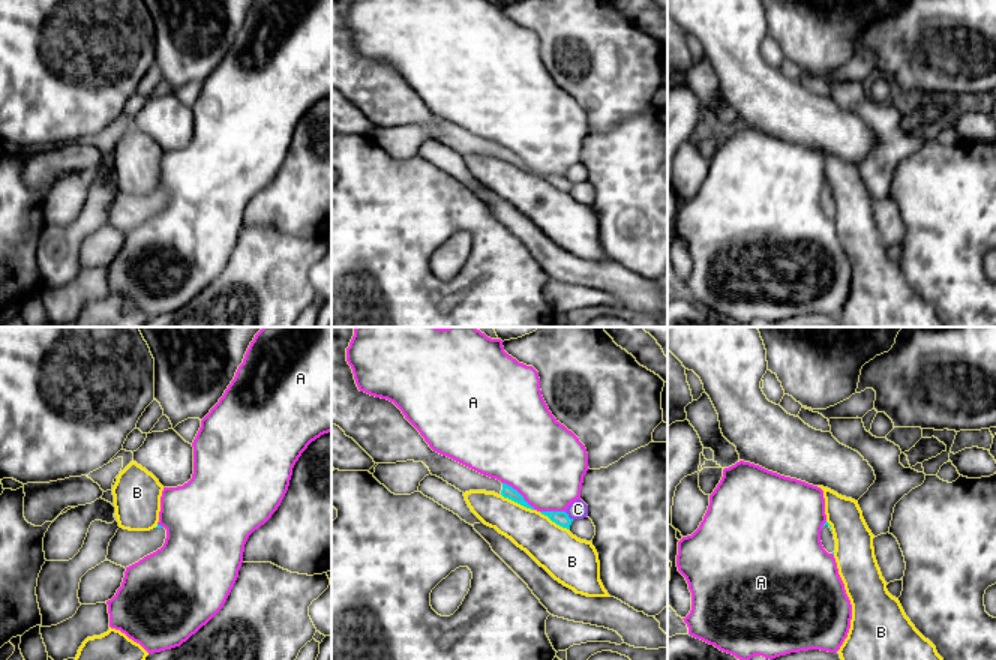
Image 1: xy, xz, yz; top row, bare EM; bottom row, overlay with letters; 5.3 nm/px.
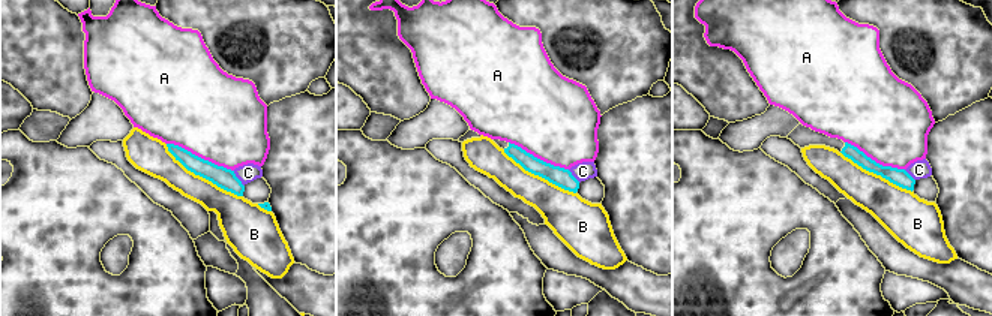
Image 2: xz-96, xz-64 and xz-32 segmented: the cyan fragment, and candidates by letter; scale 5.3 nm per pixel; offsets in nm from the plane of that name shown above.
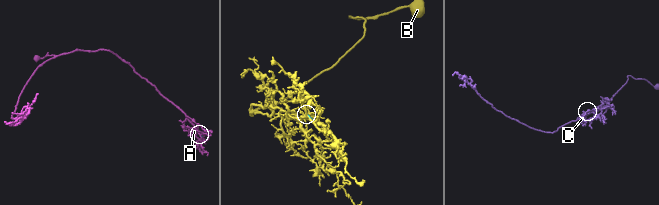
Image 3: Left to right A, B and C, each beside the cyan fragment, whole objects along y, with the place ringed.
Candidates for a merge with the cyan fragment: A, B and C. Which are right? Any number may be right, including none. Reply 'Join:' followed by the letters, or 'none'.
Join: none

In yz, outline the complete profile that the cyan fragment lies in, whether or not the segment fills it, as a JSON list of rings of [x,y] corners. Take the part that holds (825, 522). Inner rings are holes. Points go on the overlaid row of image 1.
[[[825,522],[824,526],[822,526],[820,542],[822,542],[824,549],[828,554],[832,554],[834,555],[836,540],[834,540],[834,534],[832,534],[831,525],[828,522]]]

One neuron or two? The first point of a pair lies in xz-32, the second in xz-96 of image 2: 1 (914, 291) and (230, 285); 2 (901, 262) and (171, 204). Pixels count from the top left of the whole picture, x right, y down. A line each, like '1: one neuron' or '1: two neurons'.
1: one neuron
2: two neurons

